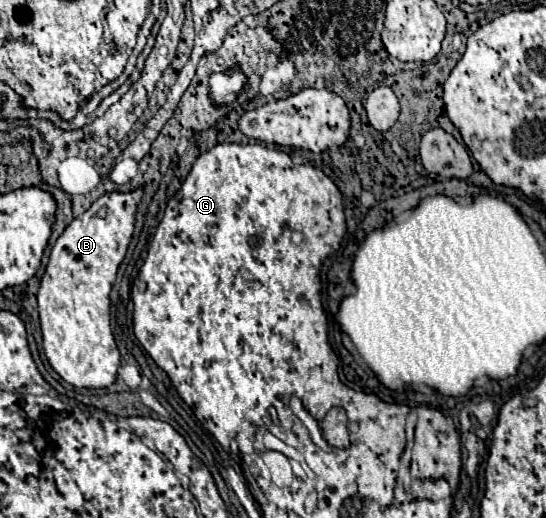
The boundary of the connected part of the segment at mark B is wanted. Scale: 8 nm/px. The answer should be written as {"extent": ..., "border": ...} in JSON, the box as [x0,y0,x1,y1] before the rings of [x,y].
{"extent":[37,189,141,389],"border":[[[137,189],[99,197],[61,233],[41,277],[37,303],[43,351],[49,365],[73,387],[103,389],[117,379],[119,349],[109,325],[109,293],[133,235],[135,209],[141,195],[141,189]]]}

